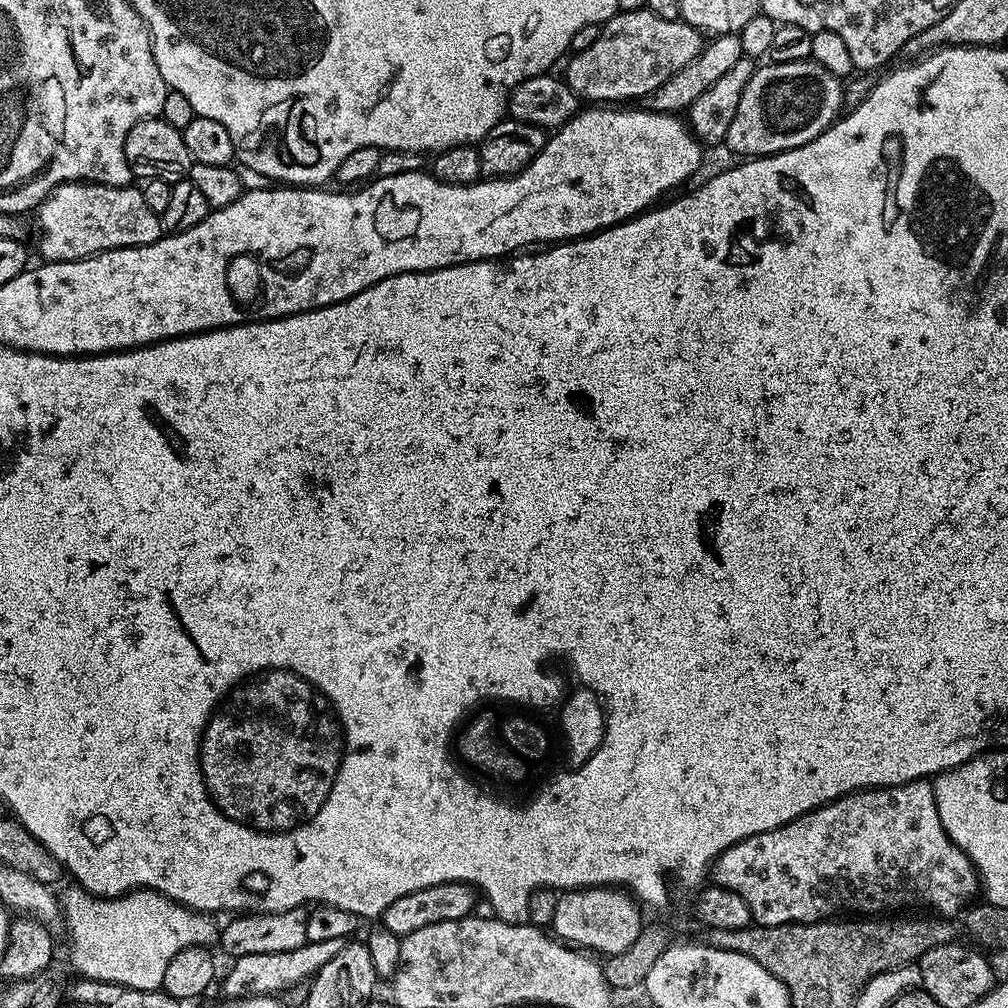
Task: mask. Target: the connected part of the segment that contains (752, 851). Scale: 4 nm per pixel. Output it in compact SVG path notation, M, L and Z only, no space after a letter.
M915 780L909 784L899 784L897 788L869 788L863 792L851 792L841 800L824 804L823 807L816 808L815 811L808 812L805 816L799 816L786 826L746 838L727 848L716 859L710 869L710 876L719 887L734 890L734 894L738 894L738 898L742 898L742 902L746 902L746 906L750 906L753 921L765 928L783 924L817 924L820 920L836 918L841 914L896 914L901 910L931 910L941 917L952 918L955 917L955 912L963 913L977 899L975 896L978 896L981 891L976 867L972 865L966 853L961 851L946 834L946 830L942 826L942 818L938 818L934 790L928 780Z

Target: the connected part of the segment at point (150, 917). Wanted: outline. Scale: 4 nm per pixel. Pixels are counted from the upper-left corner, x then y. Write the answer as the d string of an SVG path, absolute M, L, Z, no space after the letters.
M71 886L62 894L62 925L72 939L72 964L81 977L121 984L134 990L163 989L166 977L160 973L160 892L150 888L137 888L125 896L101 898L87 892L85 888Z

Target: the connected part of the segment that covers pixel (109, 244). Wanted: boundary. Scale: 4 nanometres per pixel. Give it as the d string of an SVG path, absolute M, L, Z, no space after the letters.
M75 180L69 184L59 184L52 193L35 209L36 228L40 231L40 252L45 261L85 260L99 252L109 252L115 248L137 248L153 244L162 235L162 220L146 206L146 198L139 187L106 186L89 184Z

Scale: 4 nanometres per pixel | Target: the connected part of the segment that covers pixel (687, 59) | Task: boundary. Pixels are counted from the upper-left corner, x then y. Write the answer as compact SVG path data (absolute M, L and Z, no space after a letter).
M647 10L619 11L602 25L592 45L567 57L568 69L562 76L570 90L585 101L632 102L635 96L643 98L658 90L666 78L674 78L682 66L694 62L705 43L700 29L682 19L658 18Z

